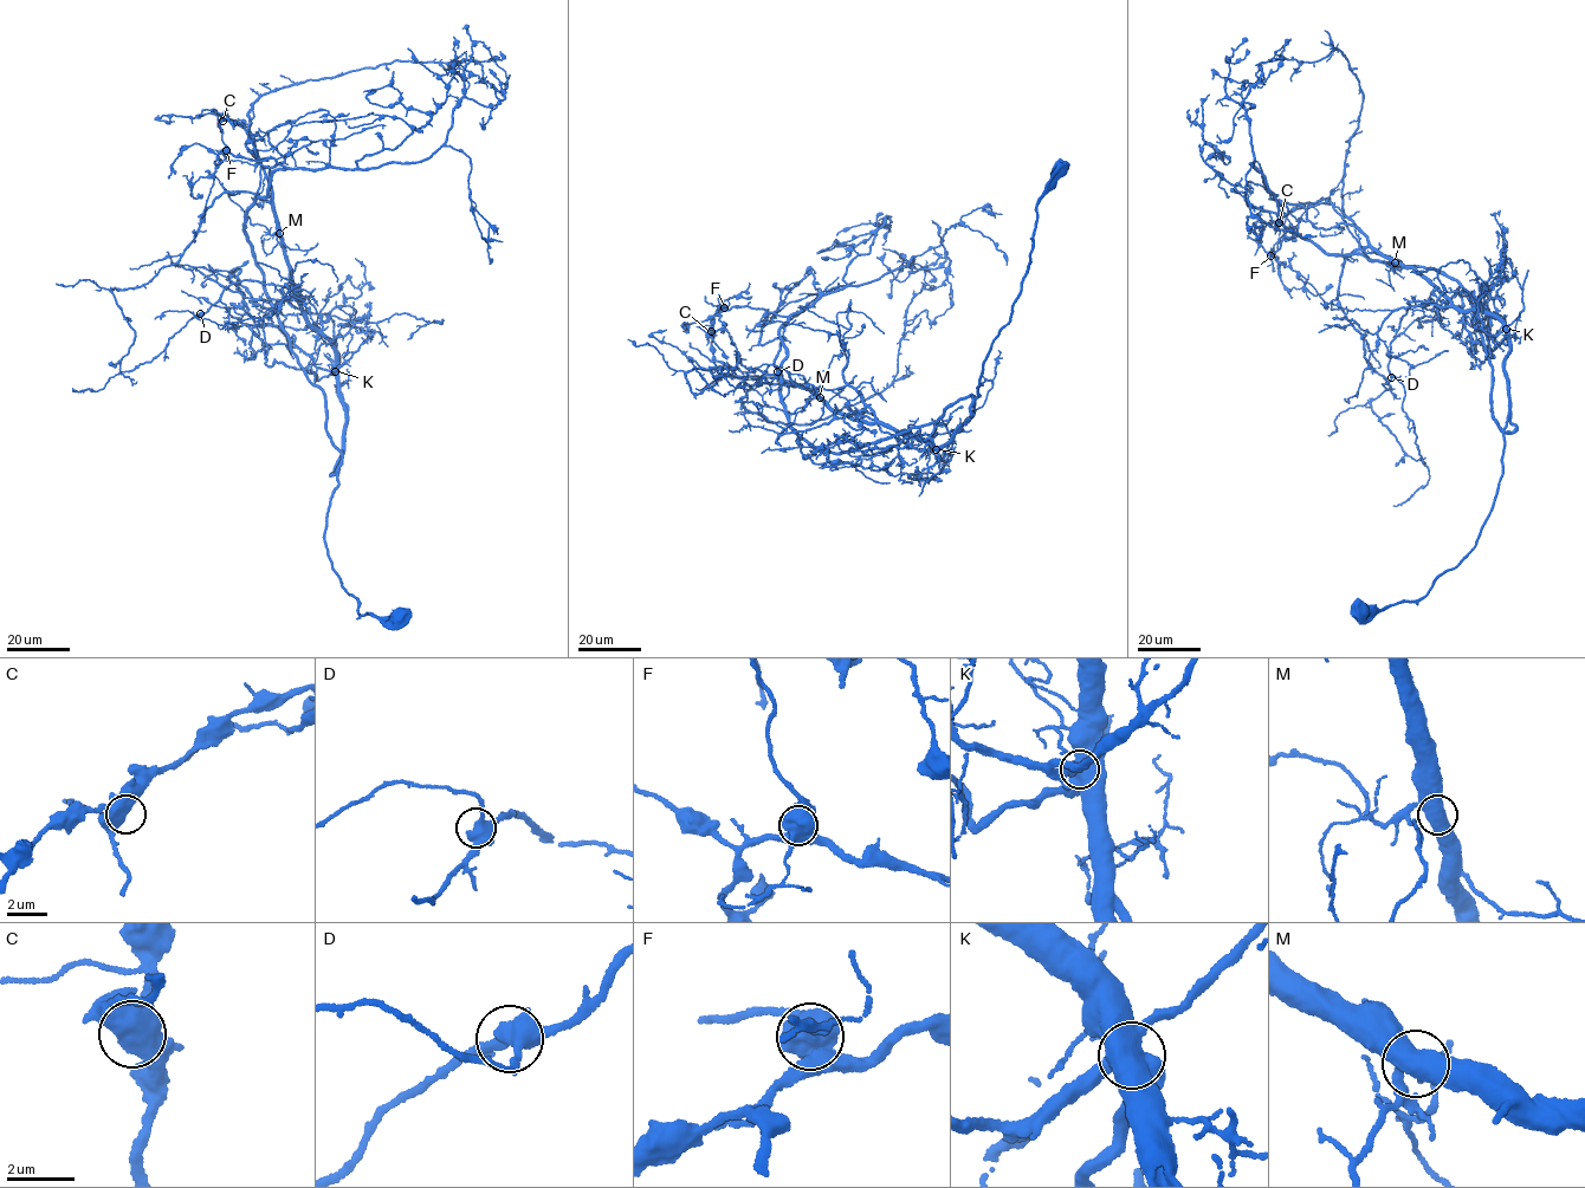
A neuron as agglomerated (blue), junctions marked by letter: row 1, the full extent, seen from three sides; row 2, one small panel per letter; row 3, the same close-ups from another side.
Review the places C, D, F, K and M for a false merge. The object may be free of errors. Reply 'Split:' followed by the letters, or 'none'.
Split: K

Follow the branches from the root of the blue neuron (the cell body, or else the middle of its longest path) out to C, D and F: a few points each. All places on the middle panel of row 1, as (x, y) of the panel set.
C: (1062, 170), (1037, 205), (972, 414), (945, 446), (797, 385), (720, 374), (711, 331)
D: (1062, 170), (1037, 205), (972, 414), (945, 446), (878, 420), (851, 387), (803, 388), (777, 371)
F: (1062, 170), (1037, 205), (1020, 294), (983, 363), (972, 414), (945, 446), (781, 382), (787, 318), (724, 307)

